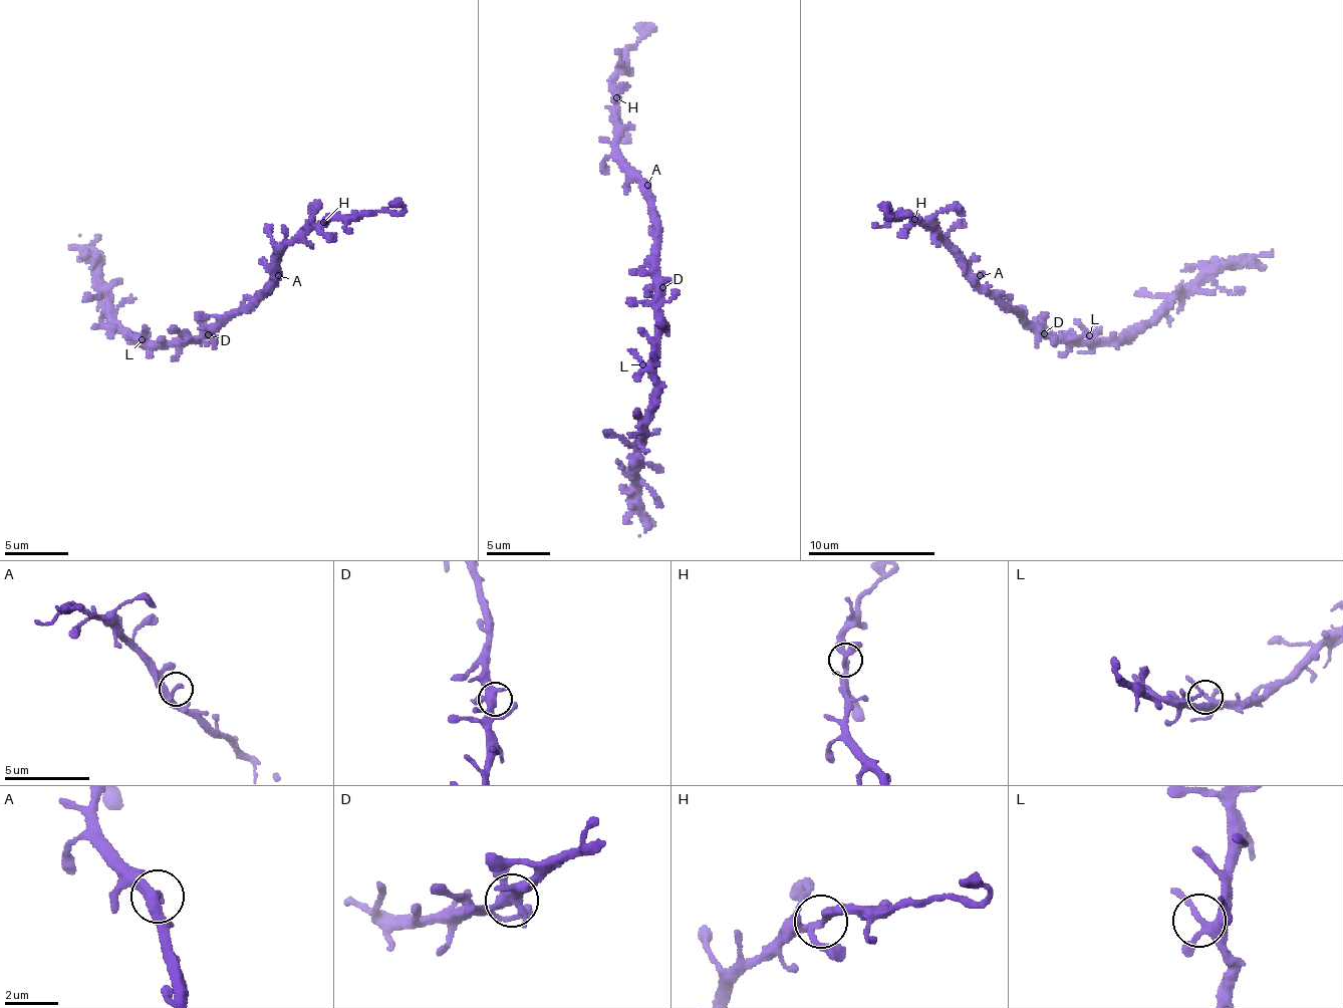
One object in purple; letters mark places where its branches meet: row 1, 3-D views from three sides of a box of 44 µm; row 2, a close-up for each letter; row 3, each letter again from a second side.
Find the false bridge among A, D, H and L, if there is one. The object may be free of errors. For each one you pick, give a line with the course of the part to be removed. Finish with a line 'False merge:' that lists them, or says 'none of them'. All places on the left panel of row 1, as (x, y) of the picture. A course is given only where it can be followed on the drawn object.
False merge: none of them

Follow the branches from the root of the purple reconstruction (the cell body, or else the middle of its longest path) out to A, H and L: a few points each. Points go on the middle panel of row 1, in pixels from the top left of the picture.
A: (655, 281), (658, 229), (645, 194), (647, 185)
H: (655, 281), (658, 229), (644, 190), (617, 147), (616, 97)
L: (655, 281), (658, 298), (654, 354), (642, 364)

